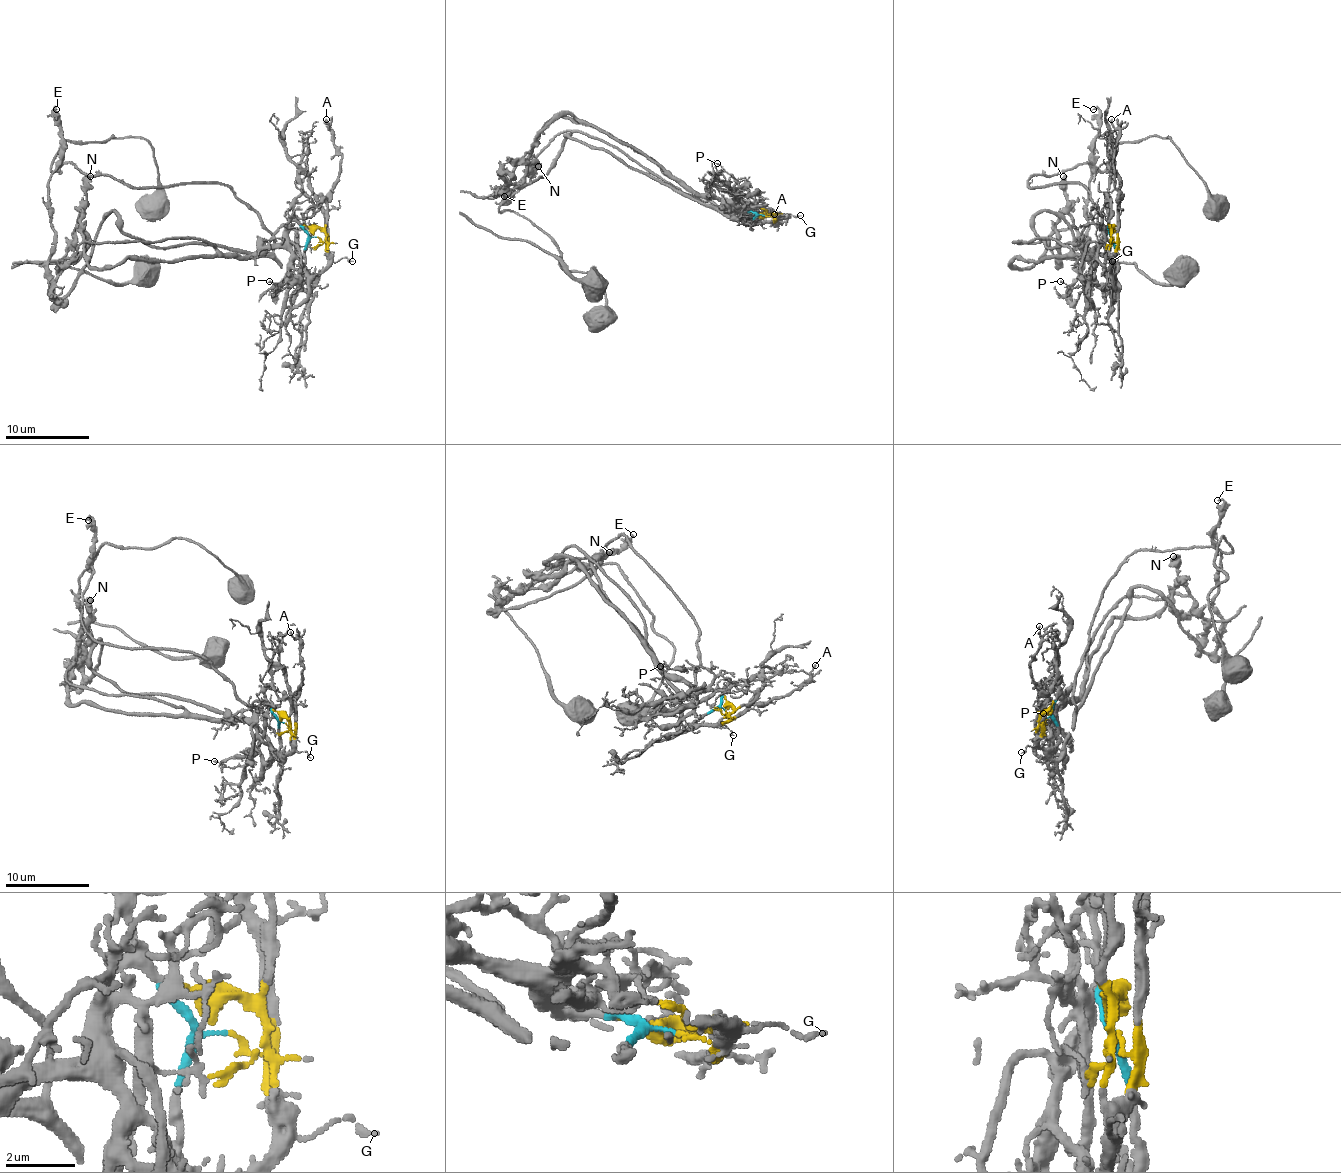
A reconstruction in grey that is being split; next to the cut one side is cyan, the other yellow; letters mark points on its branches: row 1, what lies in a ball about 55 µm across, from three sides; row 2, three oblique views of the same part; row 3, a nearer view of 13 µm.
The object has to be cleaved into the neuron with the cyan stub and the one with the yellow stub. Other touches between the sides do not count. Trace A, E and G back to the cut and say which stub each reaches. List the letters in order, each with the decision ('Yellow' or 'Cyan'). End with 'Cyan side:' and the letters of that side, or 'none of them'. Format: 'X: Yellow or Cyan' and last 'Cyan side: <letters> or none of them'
A: Yellow
E: Yellow
G: Yellow
Cyan side: none of them

